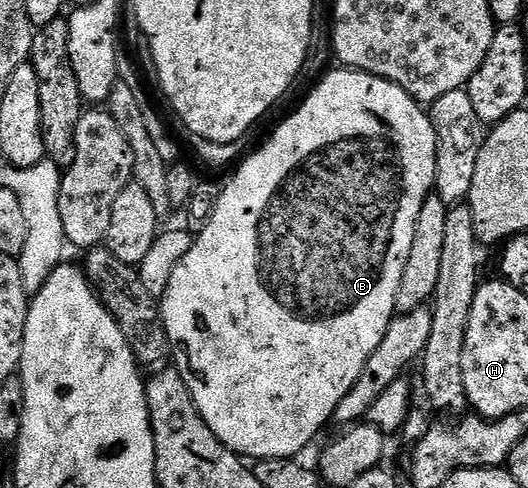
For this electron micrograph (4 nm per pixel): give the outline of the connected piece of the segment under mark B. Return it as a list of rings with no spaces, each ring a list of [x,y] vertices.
[[[337,68],[306,99],[302,102],[302,107],[295,112],[291,118],[286,118],[274,130],[274,135],[235,172],[230,178],[230,183],[218,194],[218,203],[216,208],[206,219],[205,226],[197,231],[193,239],[188,254],[171,270],[171,279],[168,280],[167,290],[160,297],[160,309],[162,312],[162,323],[170,337],[170,345],[176,351],[176,369],[182,373],[184,384],[188,384],[188,392],[200,412],[204,416],[204,424],[216,432],[216,436],[233,454],[241,456],[246,460],[261,460],[263,458],[292,458],[297,459],[298,453],[325,428],[331,425],[336,408],[344,396],[352,389],[352,384],[360,380],[360,372],[364,372],[364,364],[368,364],[368,356],[380,348],[380,340],[388,332],[390,322],[396,316],[394,301],[396,292],[400,288],[400,280],[404,276],[404,264],[408,264],[408,252],[412,252],[412,236],[416,232],[416,220],[420,216],[420,208],[425,204],[428,195],[435,189],[435,178],[437,176],[437,134],[433,130],[433,124],[430,122],[430,115],[414,99],[404,92],[396,84],[392,84],[383,78],[377,78],[371,74],[365,74],[359,70],[349,68]]]

